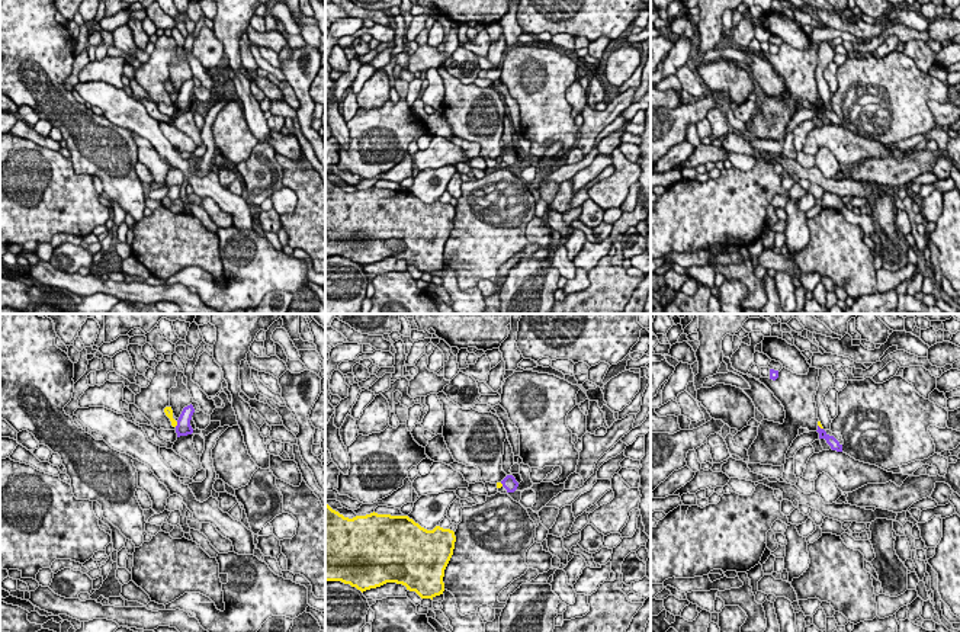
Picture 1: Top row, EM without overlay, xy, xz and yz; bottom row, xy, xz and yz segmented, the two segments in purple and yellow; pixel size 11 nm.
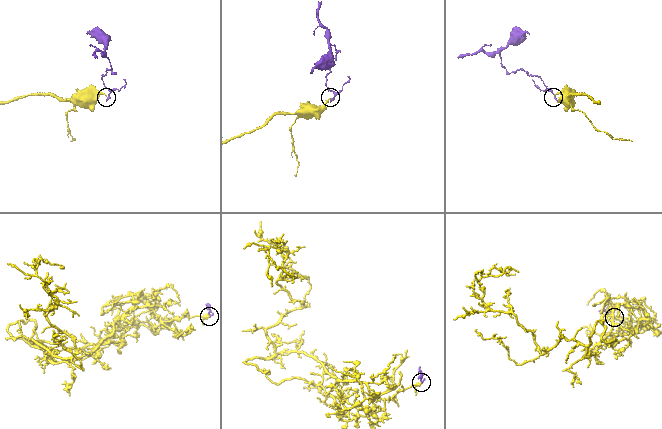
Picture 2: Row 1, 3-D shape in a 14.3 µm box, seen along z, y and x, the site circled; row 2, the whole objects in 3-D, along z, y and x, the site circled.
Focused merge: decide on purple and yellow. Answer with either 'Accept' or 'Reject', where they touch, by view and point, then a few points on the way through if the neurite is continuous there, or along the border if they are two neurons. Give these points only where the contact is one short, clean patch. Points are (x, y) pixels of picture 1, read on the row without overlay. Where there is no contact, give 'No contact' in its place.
Reject. Touches purple at xy (177, 99). Boundary: xy (177, 96), (175, 100)

